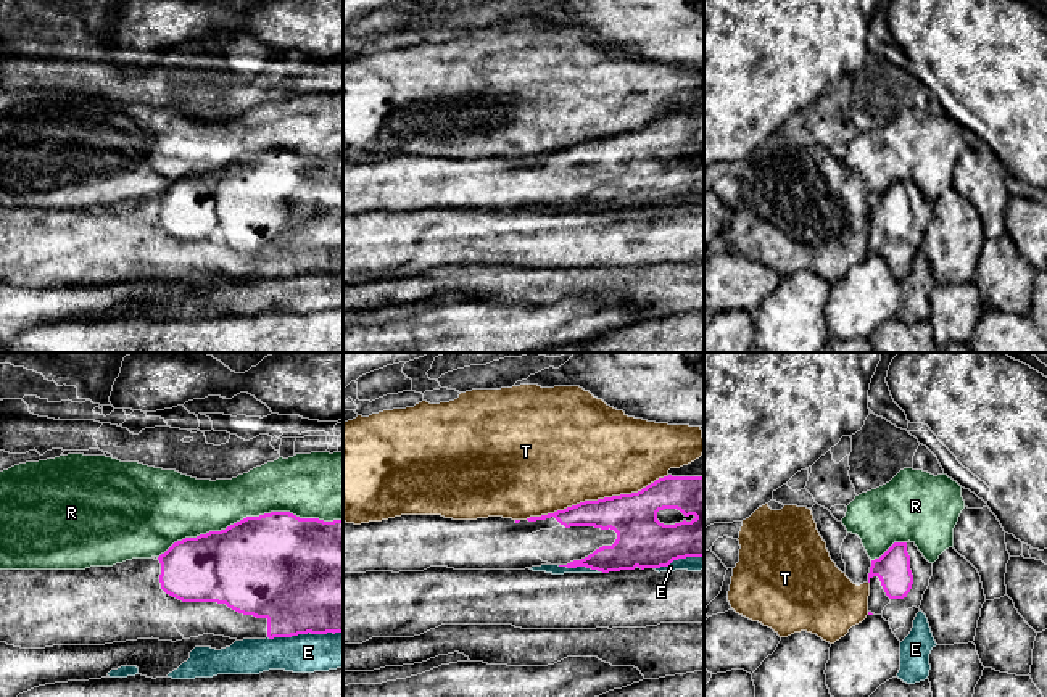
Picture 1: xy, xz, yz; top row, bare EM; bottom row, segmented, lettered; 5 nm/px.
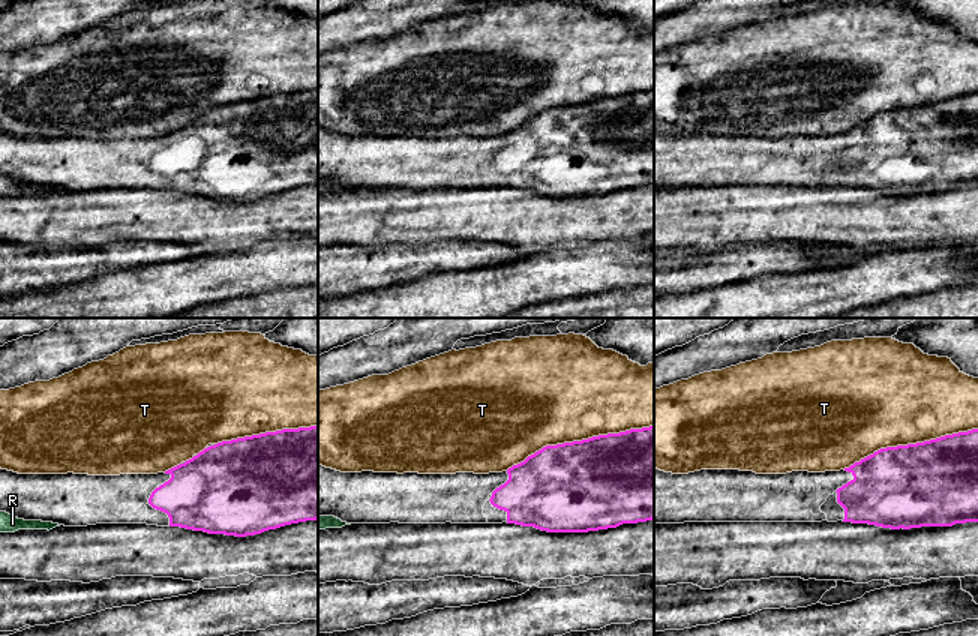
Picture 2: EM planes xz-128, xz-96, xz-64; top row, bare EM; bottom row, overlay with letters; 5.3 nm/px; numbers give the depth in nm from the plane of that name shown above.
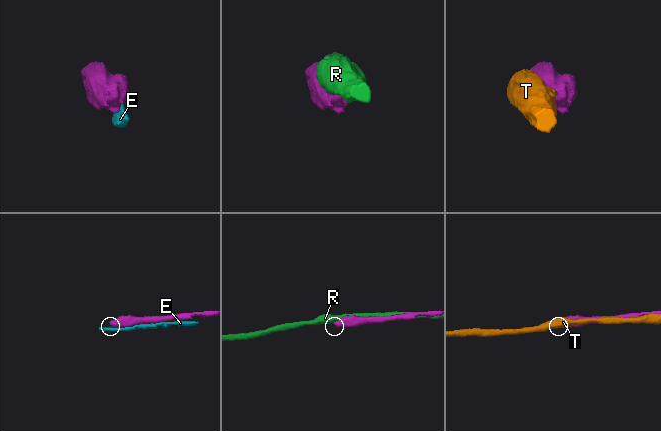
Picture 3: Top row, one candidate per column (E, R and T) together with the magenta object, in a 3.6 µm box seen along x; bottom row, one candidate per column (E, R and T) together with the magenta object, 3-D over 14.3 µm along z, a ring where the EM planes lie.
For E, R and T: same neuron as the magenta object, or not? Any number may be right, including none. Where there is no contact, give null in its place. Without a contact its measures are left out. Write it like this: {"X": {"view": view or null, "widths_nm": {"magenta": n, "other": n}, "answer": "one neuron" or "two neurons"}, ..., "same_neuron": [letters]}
{"E": {"view": "xy", "widths_nm": {"magenta": 500, "other": 190}, "answer": "two neurons"}, "R": {"view": "xy", "widths_nm": {"magenta": 500, "other": 280}, "answer": "two neurons"}, "T": {"view": "xz", "widths_nm": {"magenta": 240, "other": 480}, "answer": "two neurons"}, "same_neuron": []}

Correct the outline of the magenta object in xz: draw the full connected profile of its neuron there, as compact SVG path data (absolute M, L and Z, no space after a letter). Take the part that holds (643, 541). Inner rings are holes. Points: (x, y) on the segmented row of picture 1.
M668 475L638 493L527 520L401 515L361 525L343 522L343 573L541 565L609 573L668 567L686 557L704 557L704 476ZM664 509L694 518L664 525L657 520Z

